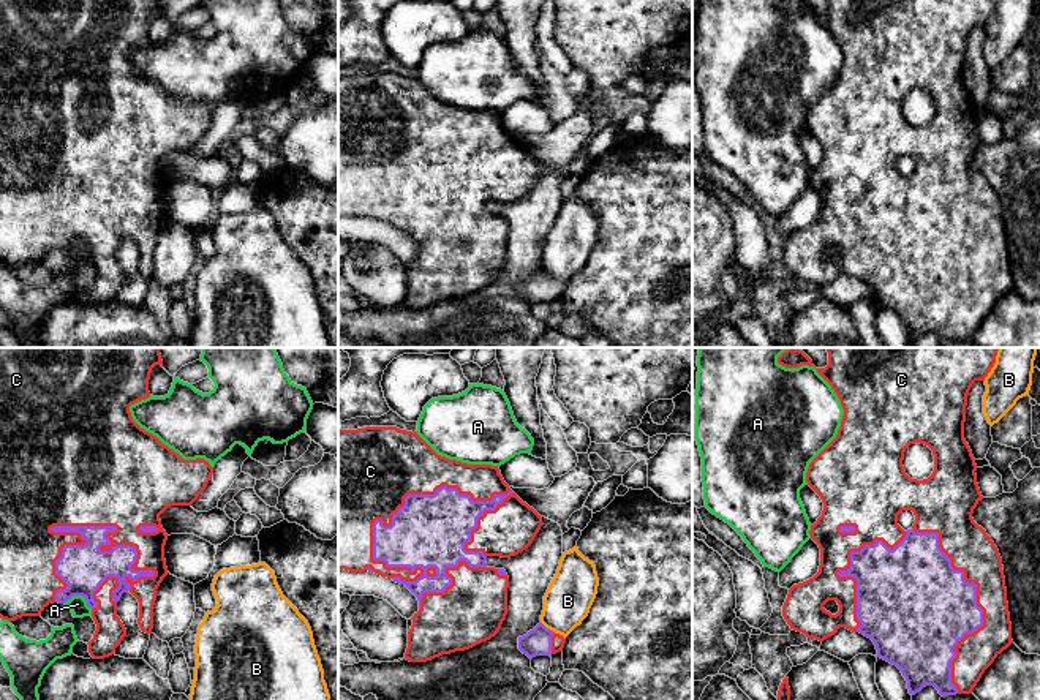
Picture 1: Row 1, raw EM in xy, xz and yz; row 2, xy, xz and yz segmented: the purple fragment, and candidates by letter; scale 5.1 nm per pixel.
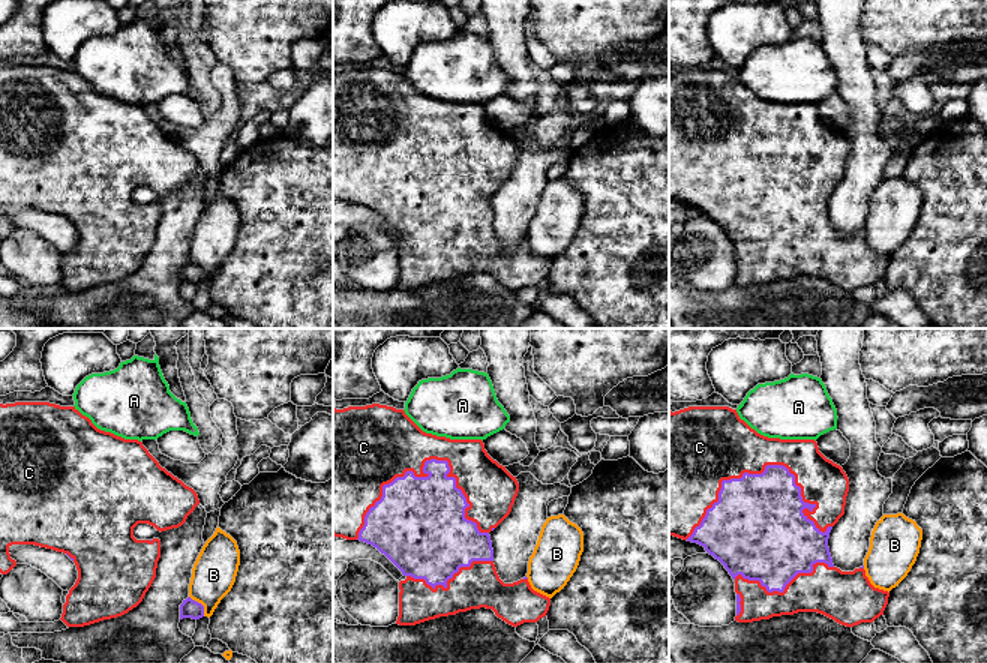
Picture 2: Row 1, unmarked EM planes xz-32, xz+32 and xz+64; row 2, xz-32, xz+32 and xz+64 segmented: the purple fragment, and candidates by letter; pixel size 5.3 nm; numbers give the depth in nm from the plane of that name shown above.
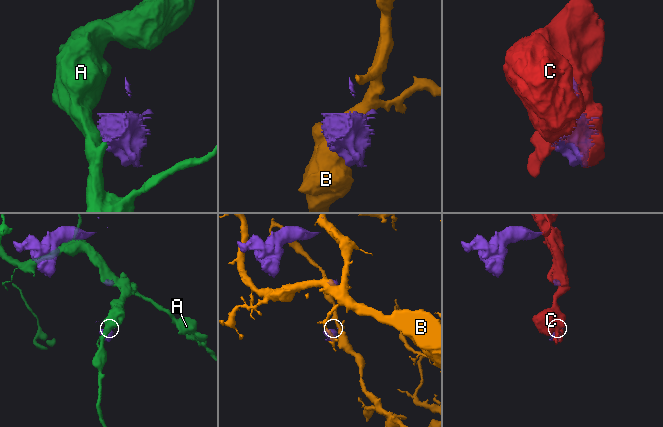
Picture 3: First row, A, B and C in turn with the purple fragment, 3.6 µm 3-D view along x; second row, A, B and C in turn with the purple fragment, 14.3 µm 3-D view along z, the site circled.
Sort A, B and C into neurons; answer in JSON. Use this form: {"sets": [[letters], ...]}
{"sets": [["A"], ["B"], ["C"]]}

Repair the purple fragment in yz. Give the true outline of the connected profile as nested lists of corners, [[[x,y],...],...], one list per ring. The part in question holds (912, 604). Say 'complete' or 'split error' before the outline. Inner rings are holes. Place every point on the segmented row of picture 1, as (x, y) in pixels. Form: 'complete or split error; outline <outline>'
split error; outline [[[827,348],[828,365],[825,368],[816,368],[838,395],[844,416],[836,438],[809,463],[806,472],[808,485],[823,502],[822,515],[814,525],[811,525],[809,531],[811,539],[820,548],[819,572],[812,578],[793,585],[789,589],[787,599],[782,605],[782,616],[790,629],[819,642],[835,635],[839,627],[860,632],[871,638],[876,645],[877,657],[901,670],[907,681],[909,694],[912,695],[926,686],[934,686],[942,697],[972,694],[985,670],[1013,643],[1002,558],[986,531],[972,518],[974,509],[983,496],[977,484],[975,458],[964,439],[969,390],[975,381],[985,381],[996,363],[997,351],[999,348]],[[915,442],[928,446],[934,455],[934,471],[923,480],[910,479],[902,466],[906,449]],[[902,510],[912,510],[915,515],[915,523],[907,531],[898,525],[898,515]],[[828,600],[838,602],[839,612],[836,615],[831,615],[823,608]]]

